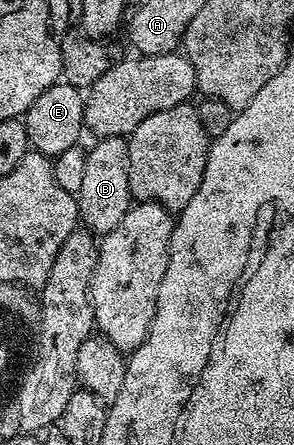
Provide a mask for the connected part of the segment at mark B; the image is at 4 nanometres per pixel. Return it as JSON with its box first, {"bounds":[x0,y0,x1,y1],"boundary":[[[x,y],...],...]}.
{"bounds":[79,137,133,236],"boundary":[[[100,137],[96,141],[95,147],[87,150],[87,159],[85,160],[85,173],[81,183],[81,192],[79,199],[79,216],[82,225],[90,230],[96,236],[108,234],[121,220],[126,216],[127,211],[133,205],[131,189],[129,188],[129,148],[127,147],[126,137]]]}

